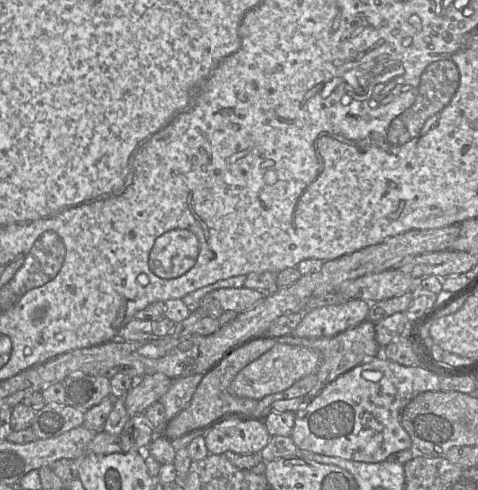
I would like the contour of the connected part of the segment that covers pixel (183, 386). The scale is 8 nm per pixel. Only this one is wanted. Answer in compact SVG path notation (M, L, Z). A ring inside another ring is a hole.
M196 374L172 379L171 387L159 399L165 407L167 423L188 406L203 377L204 374Z

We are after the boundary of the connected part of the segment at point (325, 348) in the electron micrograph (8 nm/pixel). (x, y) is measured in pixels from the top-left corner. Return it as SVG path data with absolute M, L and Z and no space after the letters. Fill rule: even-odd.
M368 320L333 337L303 338L294 335L284 335L284 338L278 339L278 343L307 347L316 351L320 356L320 366L317 369L318 380L313 389L304 395L304 397L306 397L306 405L340 375L363 363L367 359L375 358L382 354L382 348L376 341L375 324Z

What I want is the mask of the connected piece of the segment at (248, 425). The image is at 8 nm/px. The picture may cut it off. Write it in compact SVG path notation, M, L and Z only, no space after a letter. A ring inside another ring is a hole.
M239 419L233 422L233 426L227 429L219 427L209 429L208 433L204 436L209 454L223 454L227 451L239 454L252 454L260 453L266 447L271 437L266 424L257 421L241 421Z

